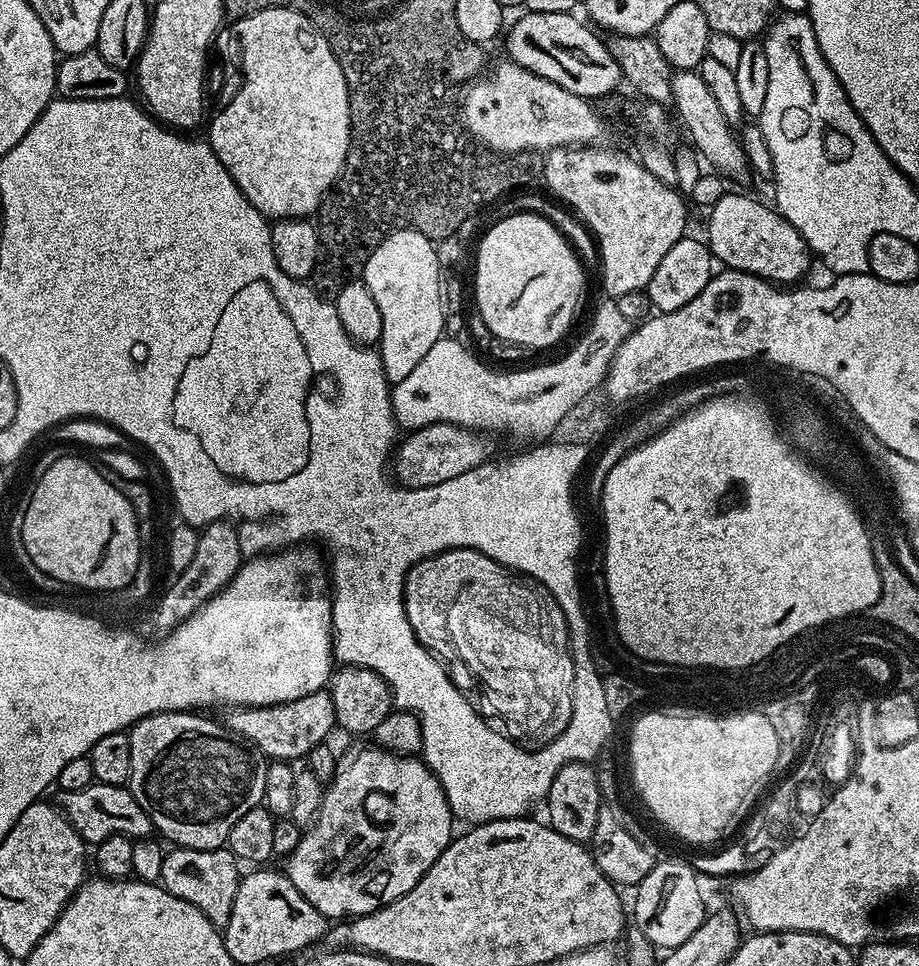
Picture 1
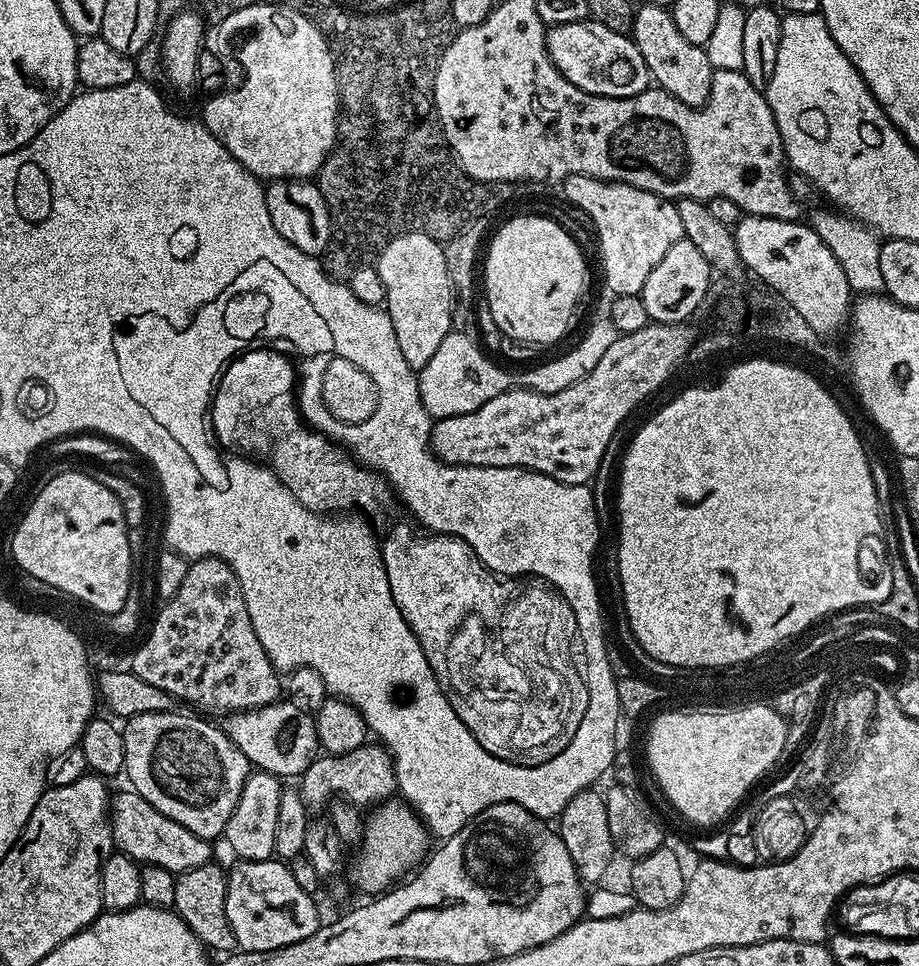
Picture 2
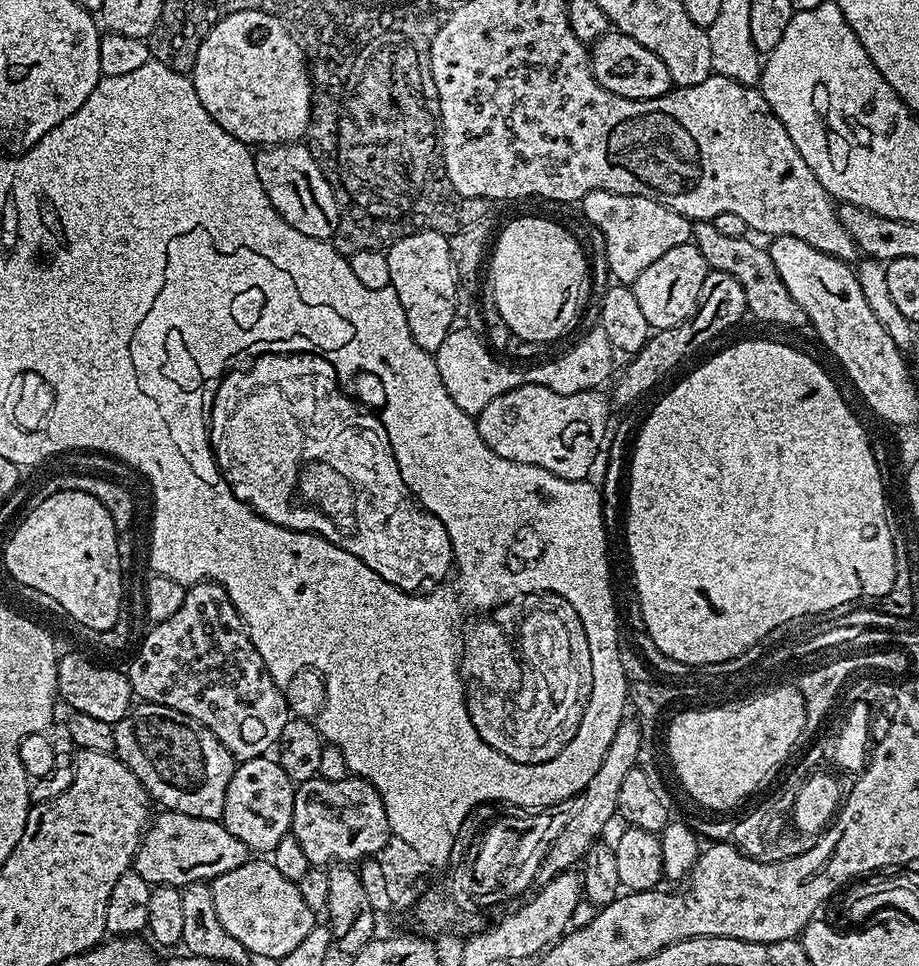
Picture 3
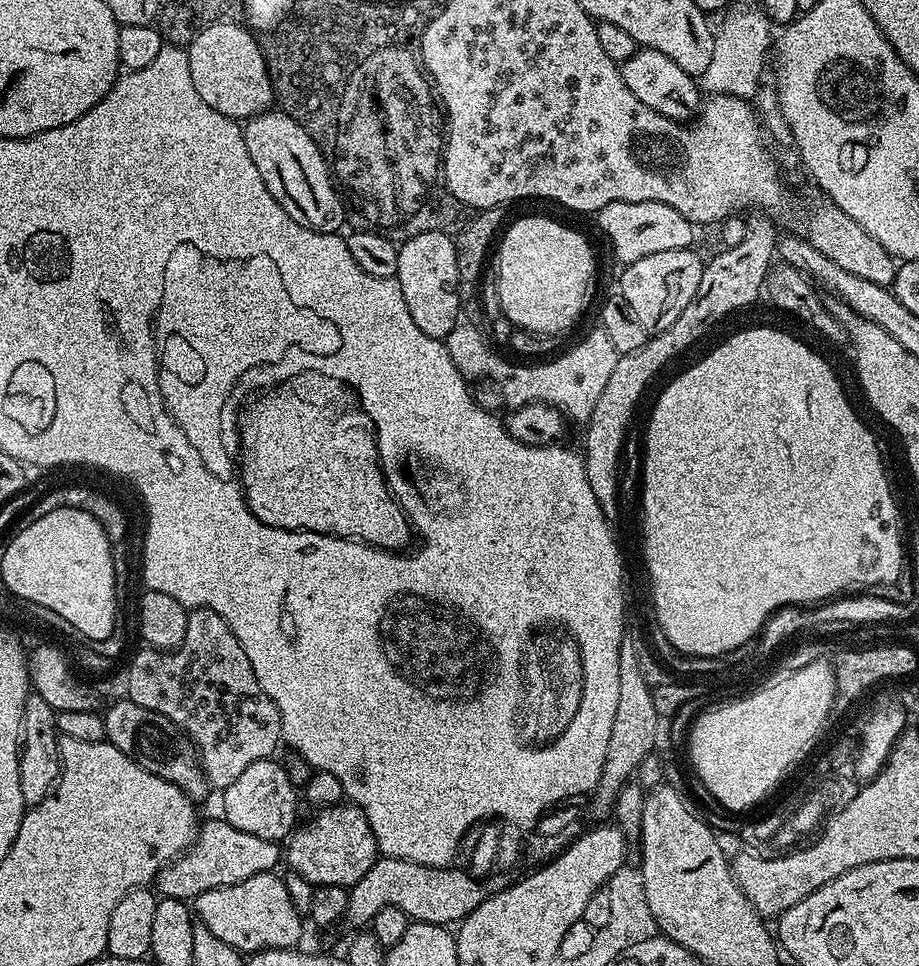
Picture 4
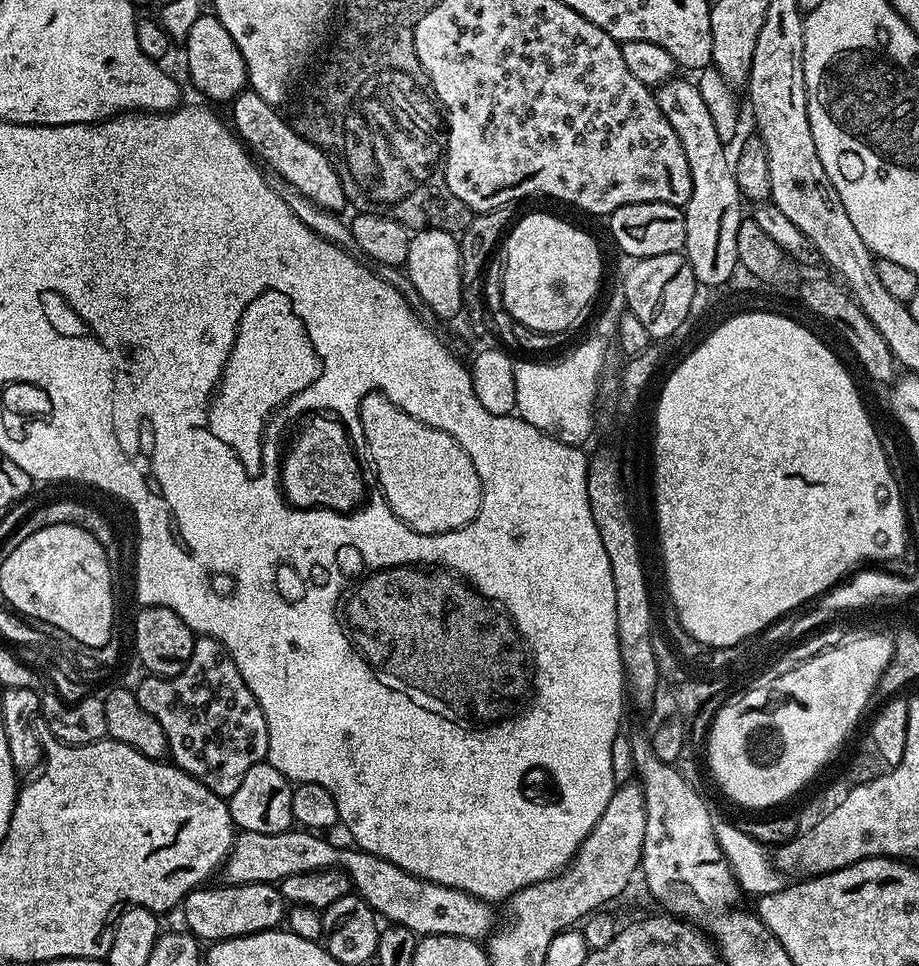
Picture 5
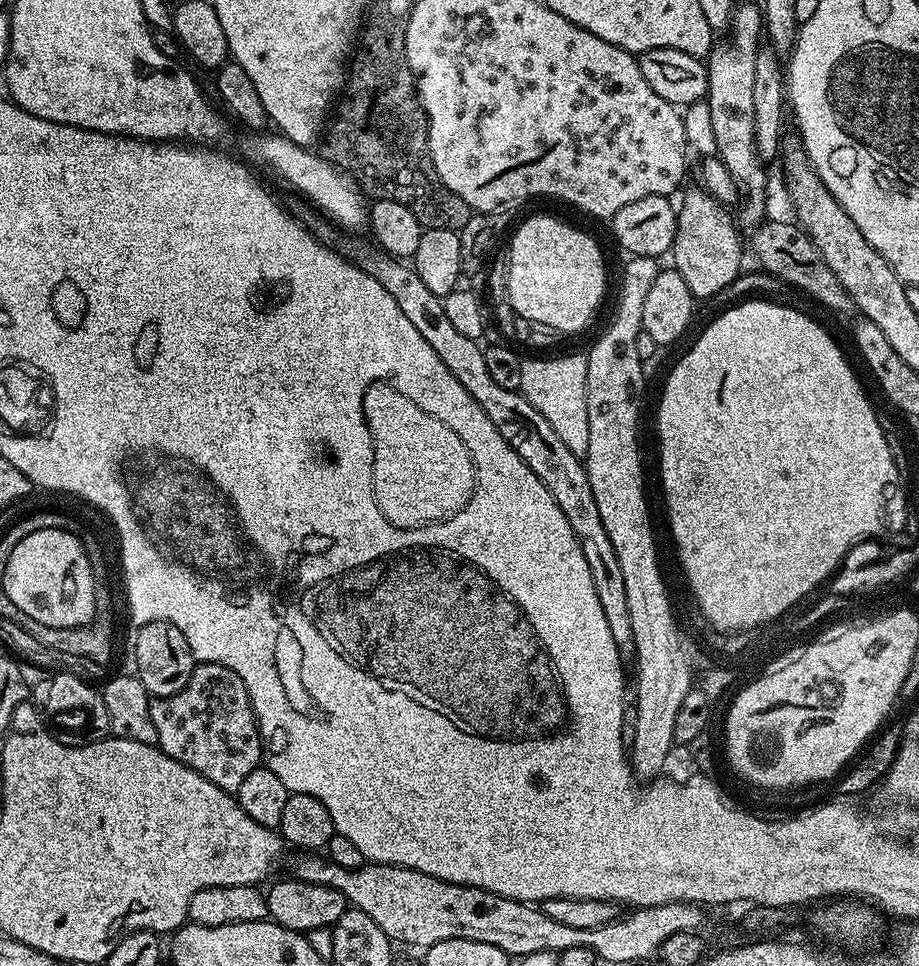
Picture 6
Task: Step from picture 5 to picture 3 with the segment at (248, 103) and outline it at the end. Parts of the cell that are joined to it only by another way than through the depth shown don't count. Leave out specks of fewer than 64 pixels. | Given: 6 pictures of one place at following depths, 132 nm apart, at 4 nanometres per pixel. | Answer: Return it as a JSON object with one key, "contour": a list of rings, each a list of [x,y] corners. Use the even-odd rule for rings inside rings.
{"contour":[[[307,143],[274,144],[264,146],[255,153],[258,178],[262,182],[262,190],[266,190],[266,198],[294,226],[294,230],[302,230],[310,238],[331,241],[338,230],[340,211],[334,198],[334,190],[330,182],[322,174],[314,154]]]}

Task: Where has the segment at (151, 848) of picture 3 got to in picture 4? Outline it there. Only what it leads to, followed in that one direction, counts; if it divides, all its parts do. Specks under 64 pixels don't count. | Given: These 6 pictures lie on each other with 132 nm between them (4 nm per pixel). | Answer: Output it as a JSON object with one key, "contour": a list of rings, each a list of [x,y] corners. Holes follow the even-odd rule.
{"contour":[[[223,818],[208,820],[199,825],[196,833],[196,841],[184,851],[182,856],[176,857],[172,863],[166,865],[162,871],[156,875],[154,888],[161,897],[169,896],[175,900],[185,902],[195,901],[198,894],[206,894],[206,890],[214,890],[222,886],[234,886],[246,878],[254,878],[254,874],[273,871],[275,865],[282,860],[282,848],[277,841],[258,838],[254,834],[246,834],[246,830],[238,830],[230,826]]]}

